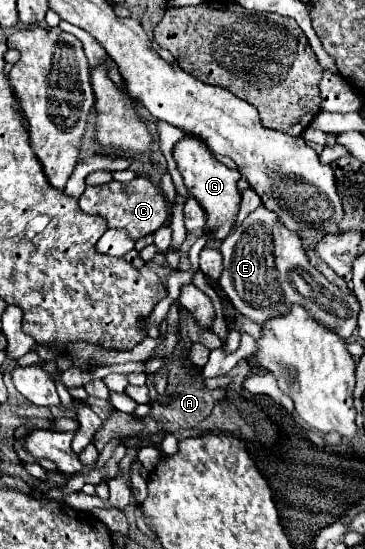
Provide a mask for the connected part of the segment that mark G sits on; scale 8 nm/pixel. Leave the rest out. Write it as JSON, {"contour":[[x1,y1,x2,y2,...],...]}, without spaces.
{"contour":[[186,134,182,140,178,140,172,154,184,178,186,188,208,214,208,224,204,230,208,230,216,240,226,238,234,226,238,204,240,204,240,192,236,190,236,182,240,180,240,174,236,170,226,168,220,160,216,160,210,148,200,138,194,138,192,134]]}

